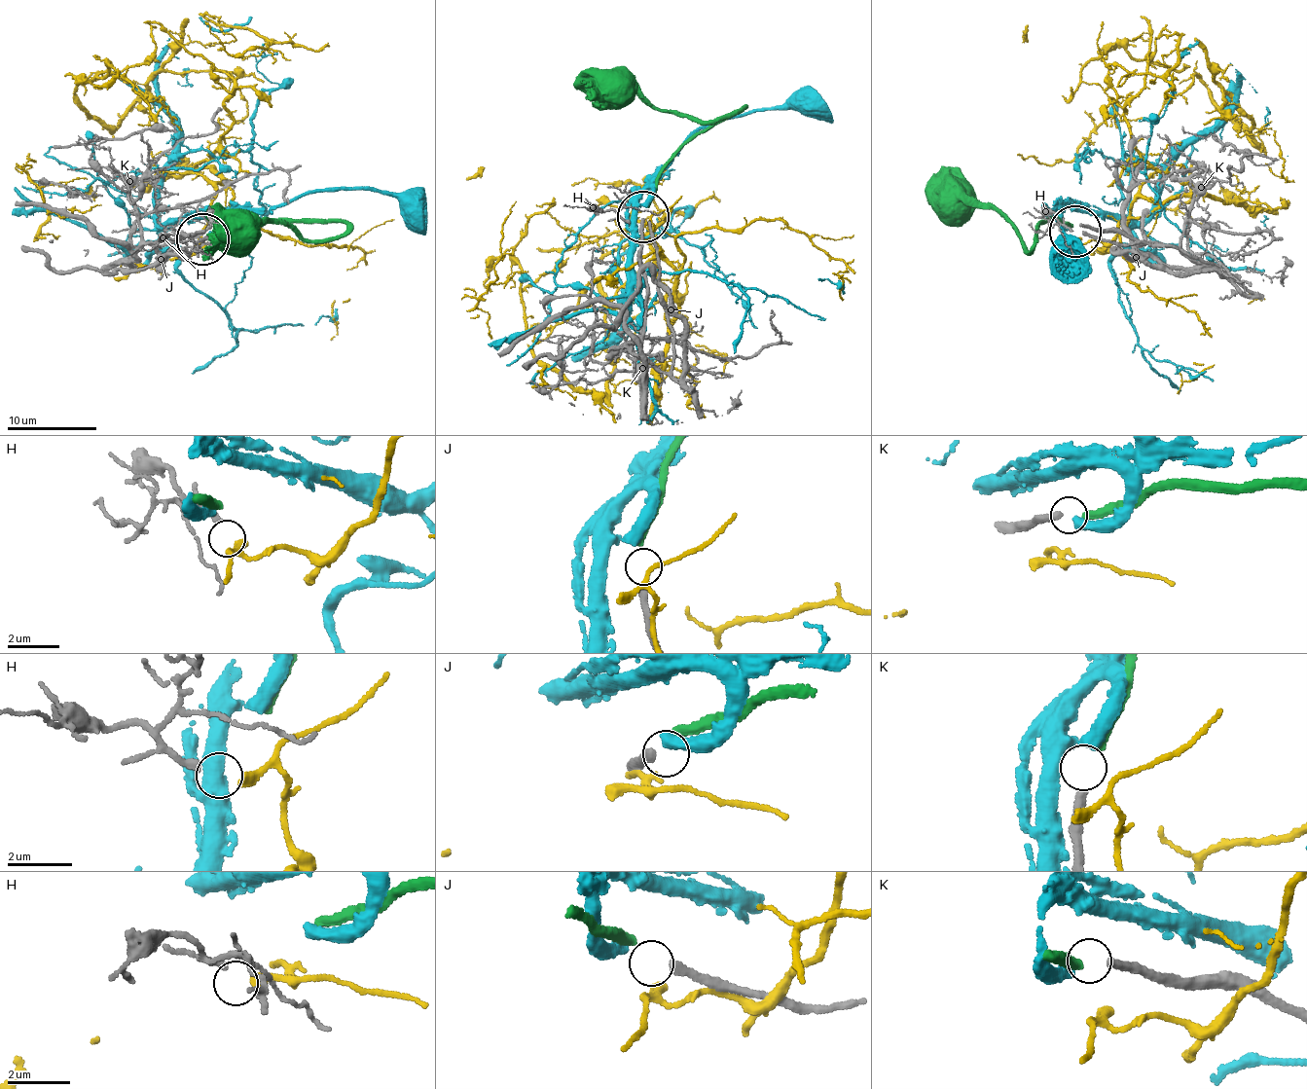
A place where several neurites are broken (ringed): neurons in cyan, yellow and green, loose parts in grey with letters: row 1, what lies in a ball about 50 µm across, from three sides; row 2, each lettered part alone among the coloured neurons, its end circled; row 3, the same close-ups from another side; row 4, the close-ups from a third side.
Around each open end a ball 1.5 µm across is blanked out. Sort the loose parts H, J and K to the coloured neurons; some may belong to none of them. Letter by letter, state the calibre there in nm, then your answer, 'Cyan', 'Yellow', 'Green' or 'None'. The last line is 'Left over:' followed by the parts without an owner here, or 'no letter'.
H: Thickness 200 nm. Yellow
J: Thickness 260 nm. None
K: Thickness 280 nm. Green
Left over: J

